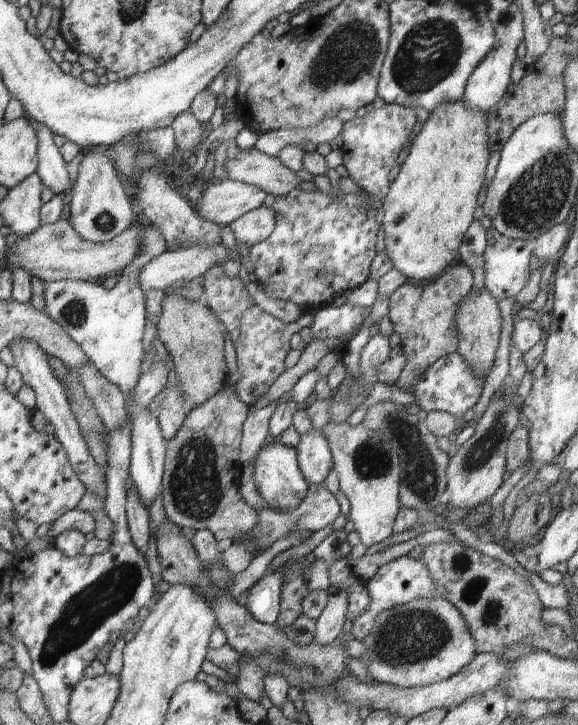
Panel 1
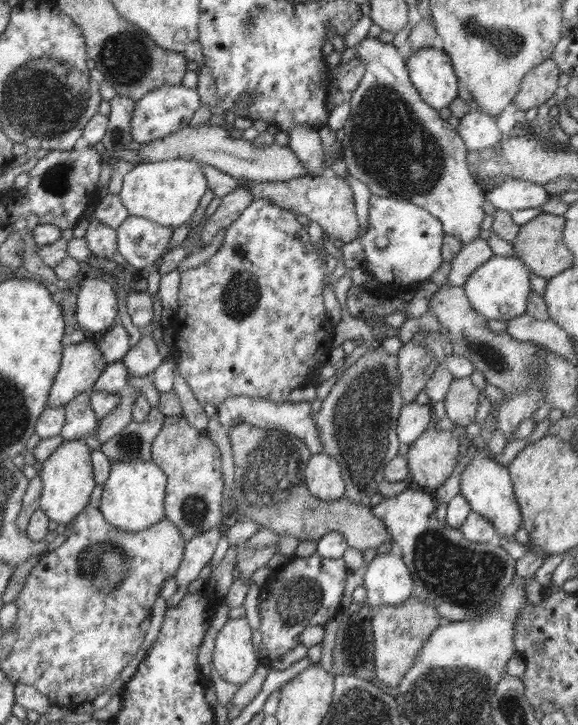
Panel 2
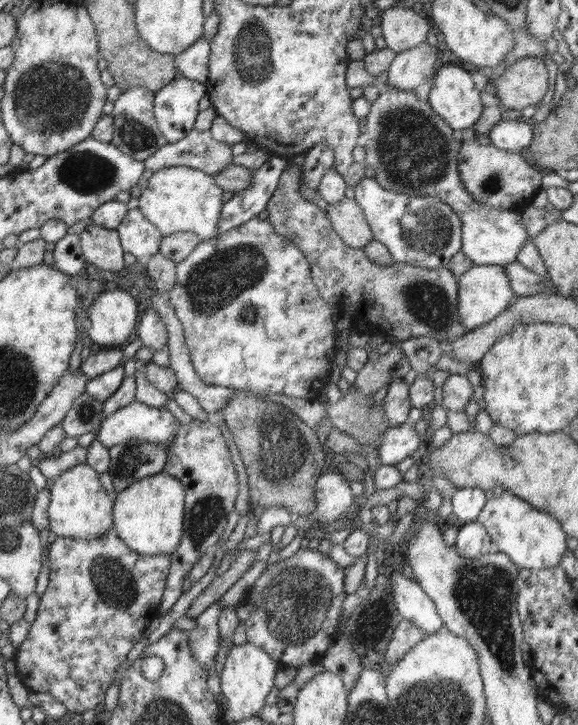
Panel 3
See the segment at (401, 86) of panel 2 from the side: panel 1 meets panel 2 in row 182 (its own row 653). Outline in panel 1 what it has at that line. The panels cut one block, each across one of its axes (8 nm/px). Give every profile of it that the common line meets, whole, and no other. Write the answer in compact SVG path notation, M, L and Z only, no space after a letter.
M440 596L414 599L381 612L362 643L366 652L359 659L366 665L369 678L400 688L445 681L470 664L478 654L464 617L449 600Z

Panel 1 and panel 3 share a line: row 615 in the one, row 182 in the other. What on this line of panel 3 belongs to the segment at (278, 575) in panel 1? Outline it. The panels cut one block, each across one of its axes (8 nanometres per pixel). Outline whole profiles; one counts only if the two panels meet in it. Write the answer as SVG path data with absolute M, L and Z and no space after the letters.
M272 155L258 170L252 173L252 183L236 193L222 206L222 218L218 222L216 236L248 222L266 210L268 201L272 198L280 175L288 162L289 158Z

